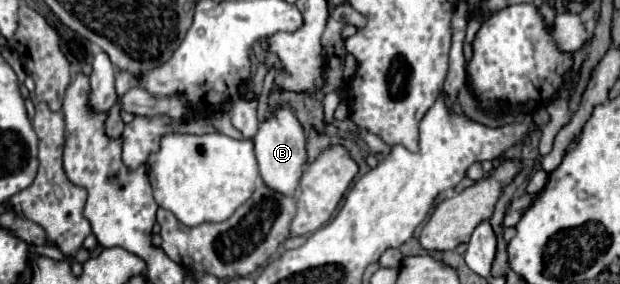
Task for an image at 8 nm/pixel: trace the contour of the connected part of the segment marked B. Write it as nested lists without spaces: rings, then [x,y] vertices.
[[[276,110],[268,122],[262,122],[258,126],[258,134],[254,136],[254,152],[264,184],[282,196],[294,196],[304,172],[302,168],[306,164],[306,136],[300,122],[290,110]]]

